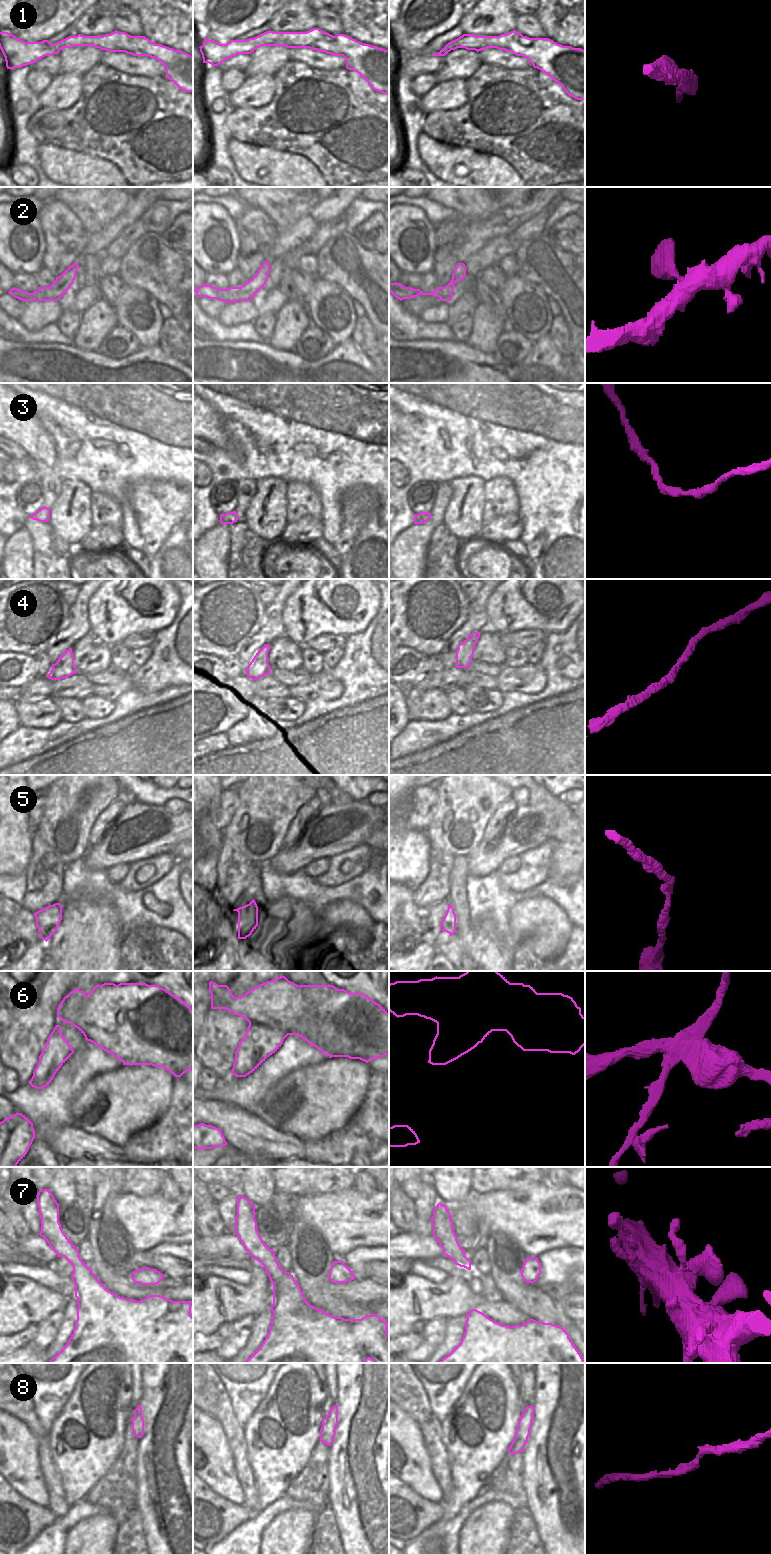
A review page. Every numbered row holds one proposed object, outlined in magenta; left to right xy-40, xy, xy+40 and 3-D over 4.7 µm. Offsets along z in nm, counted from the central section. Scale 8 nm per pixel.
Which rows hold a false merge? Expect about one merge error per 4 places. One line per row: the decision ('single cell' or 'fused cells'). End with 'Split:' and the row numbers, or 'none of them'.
1: single cell
2: single cell
3: single cell
4: single cell
5: single cell
6: fused cells
7: single cell
8: single cell
Split: 6

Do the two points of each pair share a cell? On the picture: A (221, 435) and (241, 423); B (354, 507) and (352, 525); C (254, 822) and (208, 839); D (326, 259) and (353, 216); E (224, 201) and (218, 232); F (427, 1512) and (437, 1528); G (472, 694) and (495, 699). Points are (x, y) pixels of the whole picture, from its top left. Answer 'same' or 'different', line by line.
A: different
B: same
C: different
D: different
E: different
F: different
G: same

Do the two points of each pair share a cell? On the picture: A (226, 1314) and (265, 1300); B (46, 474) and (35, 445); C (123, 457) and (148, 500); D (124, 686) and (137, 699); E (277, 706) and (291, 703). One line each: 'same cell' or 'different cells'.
A: same cell
B: same cell
C: different cells
D: different cells
E: same cell

